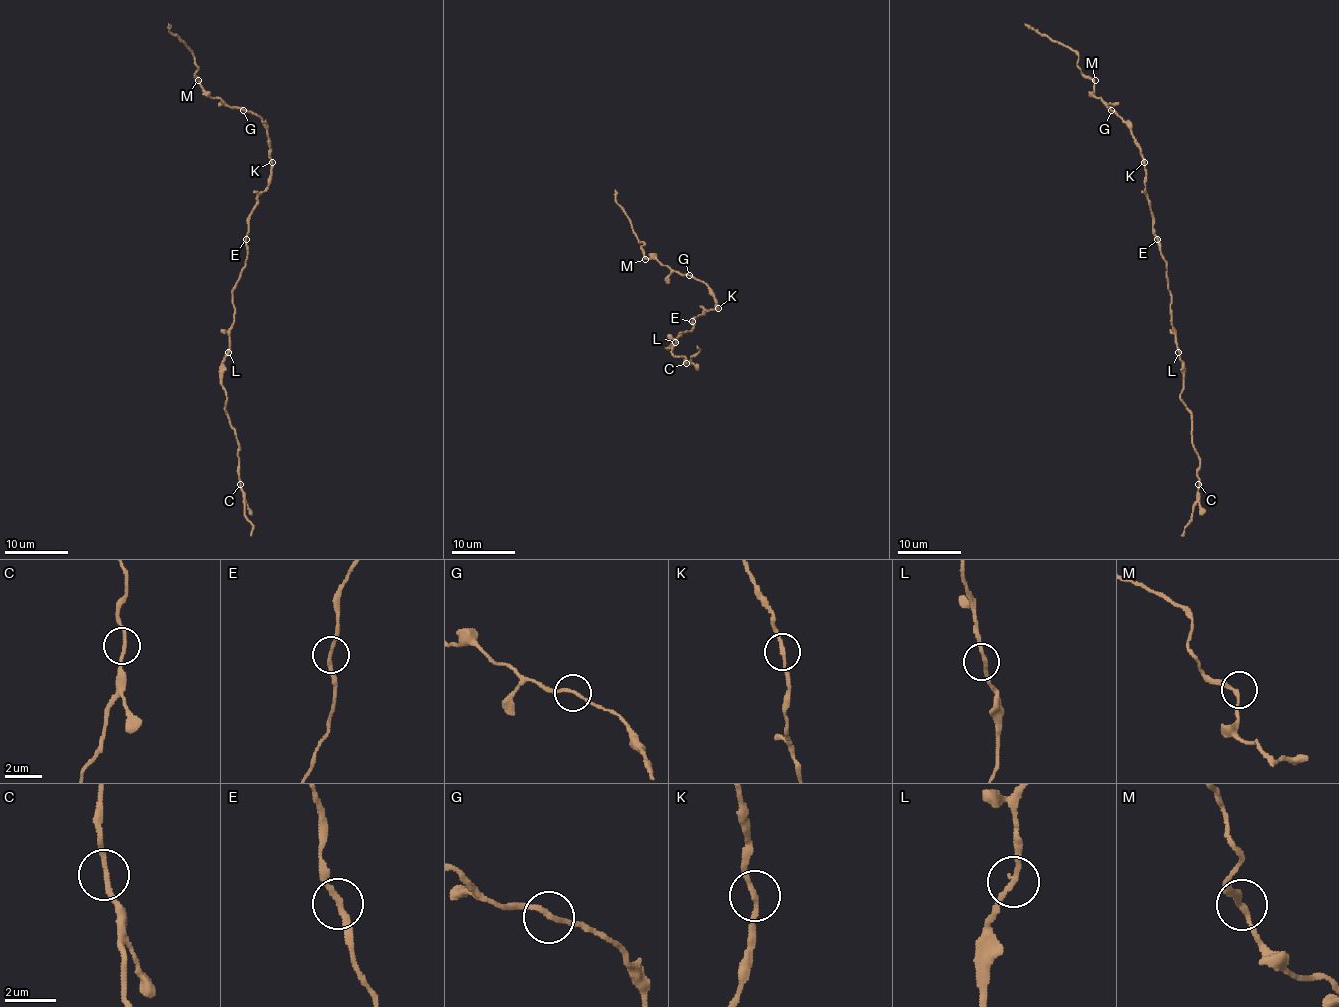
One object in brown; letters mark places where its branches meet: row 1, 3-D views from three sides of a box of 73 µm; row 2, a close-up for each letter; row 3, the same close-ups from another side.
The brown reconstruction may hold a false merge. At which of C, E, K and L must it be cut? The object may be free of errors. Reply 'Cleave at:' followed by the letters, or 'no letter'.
Cleave at: no letter

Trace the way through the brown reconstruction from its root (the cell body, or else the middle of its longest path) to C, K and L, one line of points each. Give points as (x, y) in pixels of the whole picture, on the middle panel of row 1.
C: (692, 323), (692, 329), (680, 332), (668, 347), (673, 345), (672, 353), (684, 356), (686, 363)
K: (692, 323), (704, 312), (718, 309)
L: (692, 323), (692, 329), (680, 332), (675, 342)

